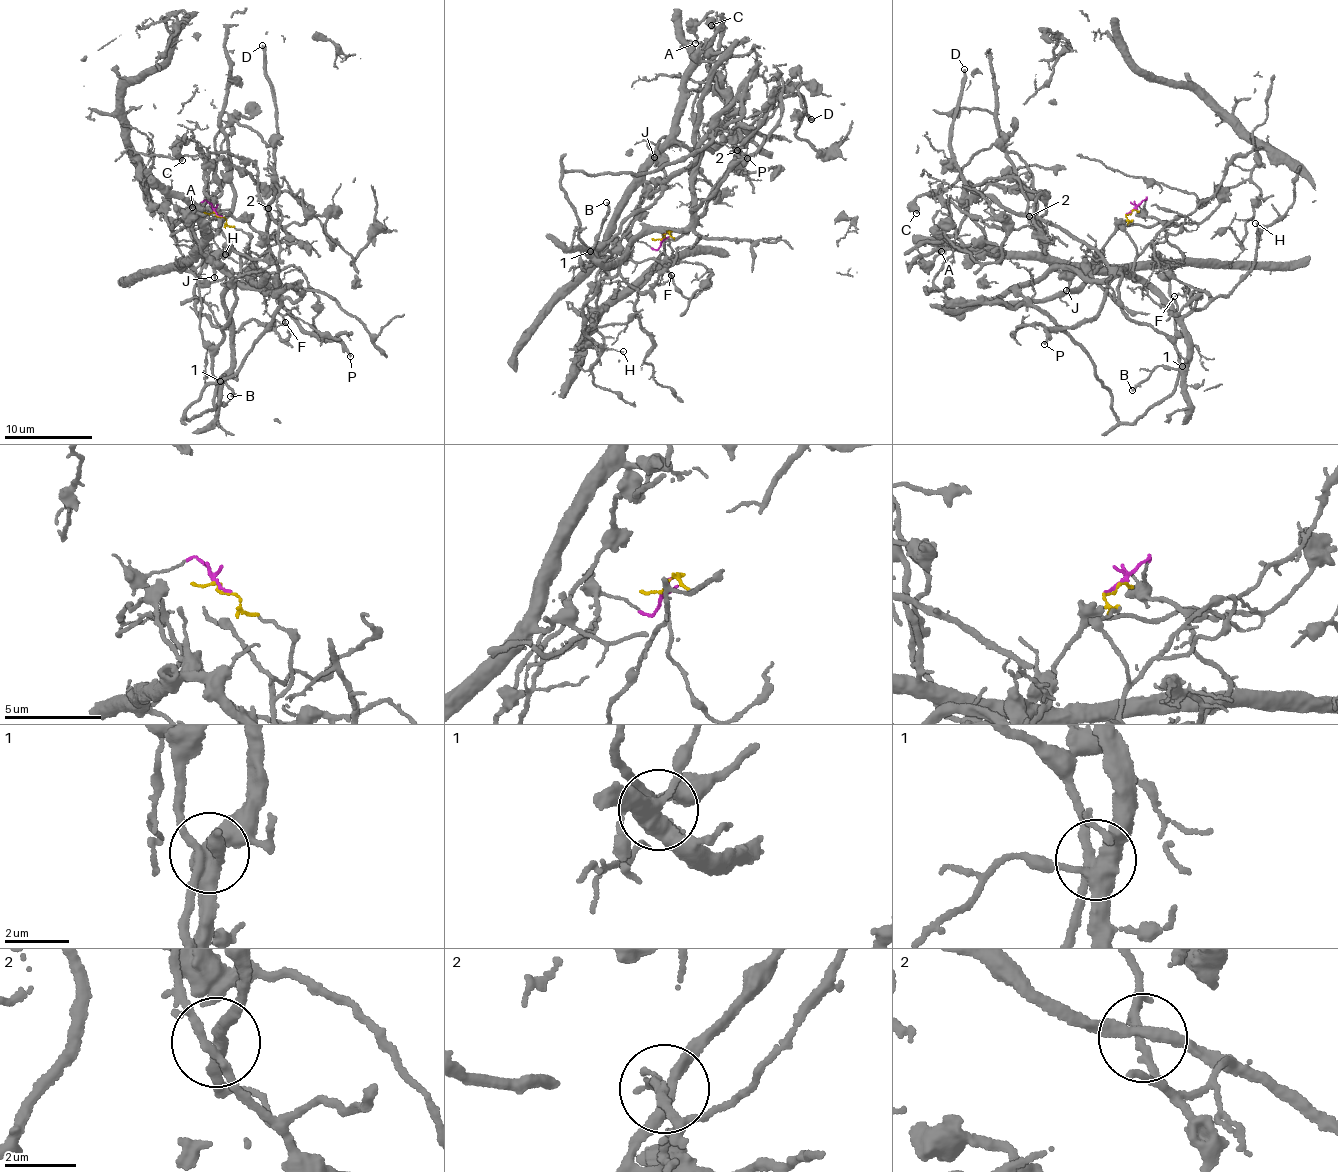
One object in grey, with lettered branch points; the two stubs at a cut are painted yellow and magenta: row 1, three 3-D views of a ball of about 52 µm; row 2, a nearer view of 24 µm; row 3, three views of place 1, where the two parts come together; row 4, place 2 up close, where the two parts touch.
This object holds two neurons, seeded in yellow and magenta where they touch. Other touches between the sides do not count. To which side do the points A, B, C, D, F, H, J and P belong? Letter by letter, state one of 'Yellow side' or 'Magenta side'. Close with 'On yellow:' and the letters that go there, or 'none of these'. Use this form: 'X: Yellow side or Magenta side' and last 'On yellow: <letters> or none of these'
A: Magenta side
B: Yellow side
C: Magenta side
D: Yellow side
F: Yellow side
H: Yellow side
J: Magenta side
P: Yellow side
On yellow: B, D, F, H, P

